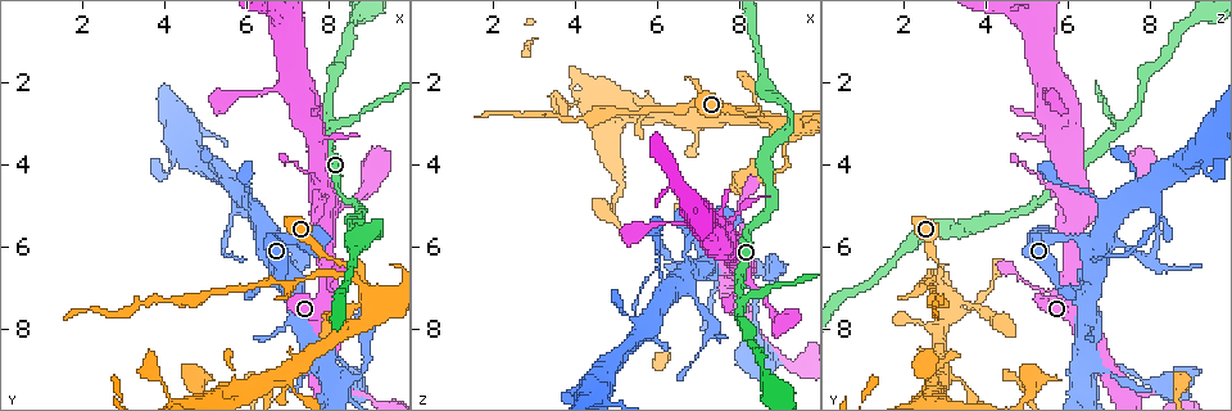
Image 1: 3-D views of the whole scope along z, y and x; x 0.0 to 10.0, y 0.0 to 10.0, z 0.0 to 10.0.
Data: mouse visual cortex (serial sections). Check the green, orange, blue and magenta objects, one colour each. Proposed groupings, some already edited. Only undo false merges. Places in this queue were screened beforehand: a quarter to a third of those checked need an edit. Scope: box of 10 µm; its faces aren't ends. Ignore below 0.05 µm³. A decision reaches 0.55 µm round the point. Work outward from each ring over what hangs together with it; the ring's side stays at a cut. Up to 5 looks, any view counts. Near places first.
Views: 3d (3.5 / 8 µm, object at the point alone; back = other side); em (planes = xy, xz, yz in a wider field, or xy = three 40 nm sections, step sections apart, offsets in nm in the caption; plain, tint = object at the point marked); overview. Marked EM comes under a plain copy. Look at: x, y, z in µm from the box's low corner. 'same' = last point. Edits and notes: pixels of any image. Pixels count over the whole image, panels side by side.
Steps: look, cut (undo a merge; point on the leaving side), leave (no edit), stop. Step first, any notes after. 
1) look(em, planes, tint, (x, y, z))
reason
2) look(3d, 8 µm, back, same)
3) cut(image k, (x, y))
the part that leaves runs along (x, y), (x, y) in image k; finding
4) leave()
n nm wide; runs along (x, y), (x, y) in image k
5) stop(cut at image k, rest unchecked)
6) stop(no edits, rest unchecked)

look(3d, 3.5 µm, (8.60, 6.70, 2.95))
abrupt turn

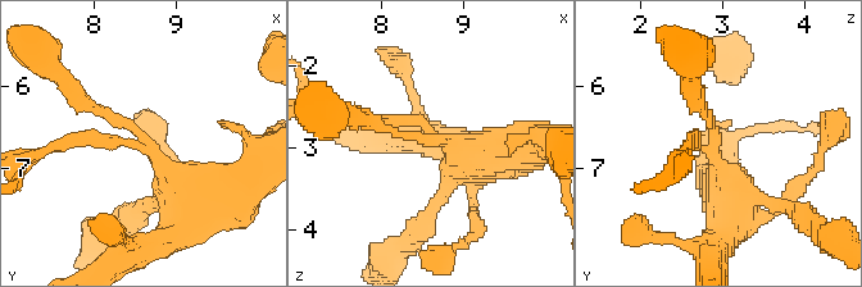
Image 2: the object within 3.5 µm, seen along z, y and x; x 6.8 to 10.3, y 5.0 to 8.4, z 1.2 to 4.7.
look(em, planes, tint, (8.60, 6.70, 2.90))
3 arms; arms of 150, 150, 450 nm

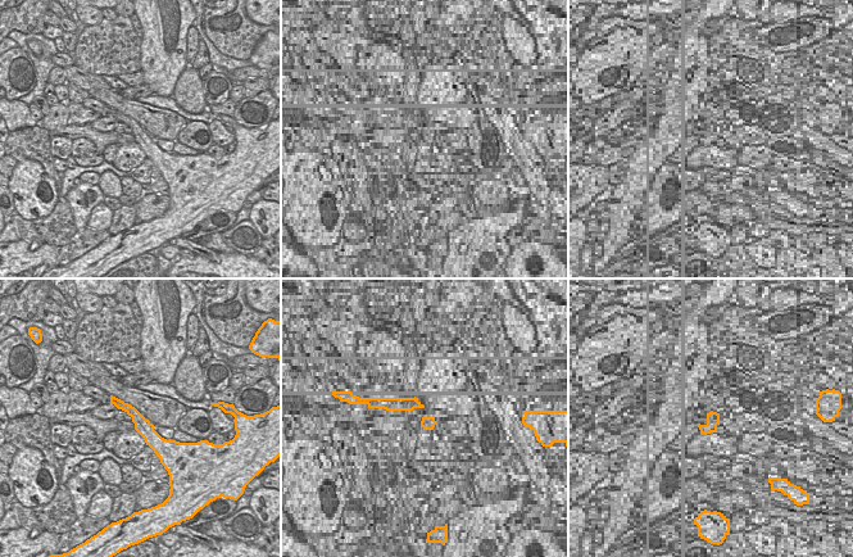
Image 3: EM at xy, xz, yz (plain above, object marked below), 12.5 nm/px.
cut(image 2, (89, 141))
the part that leaves runs along (132, 142), (66, 139), (35, 154) in image 2; two cells meet here

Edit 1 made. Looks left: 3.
look(3d, 3.5 µm, (8.40, 9.40, 6.50))
looks like a crossing

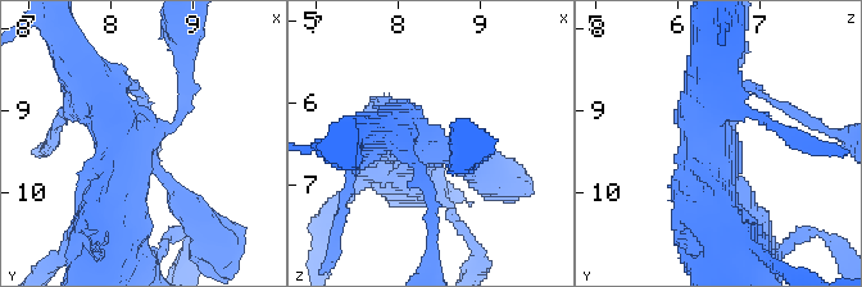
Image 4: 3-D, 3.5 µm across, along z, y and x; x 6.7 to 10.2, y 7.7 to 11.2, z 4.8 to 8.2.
look(em, xy, step 3, tint, (8.40, 9.35, 6.55))
4 arms; arms of 150, 150, 400, 450 nm; now the EM

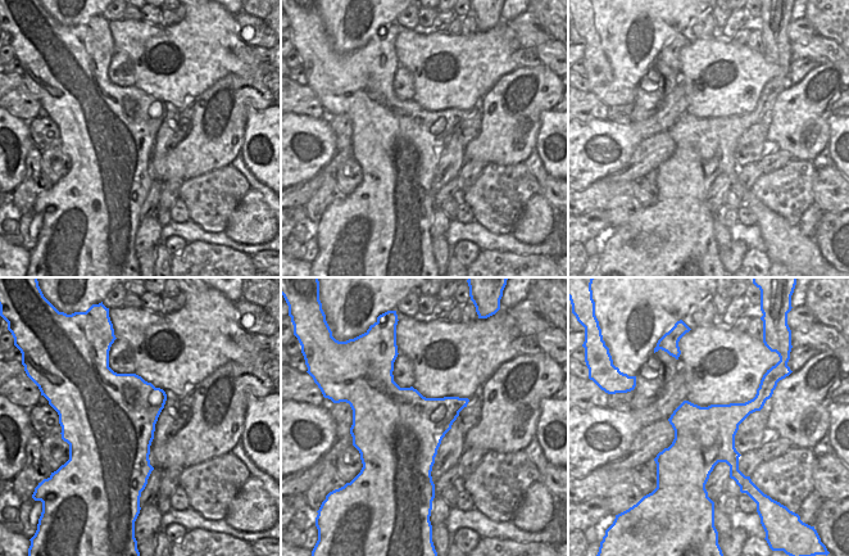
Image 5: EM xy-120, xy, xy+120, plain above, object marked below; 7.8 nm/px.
leave()
runs along (381, 127), (472, 156) in image 4; continuous, no second cell

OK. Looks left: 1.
stop(cut at image 2, rest unchecked)

